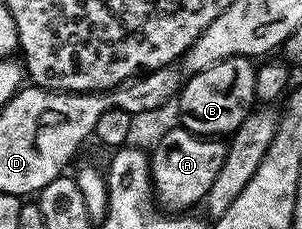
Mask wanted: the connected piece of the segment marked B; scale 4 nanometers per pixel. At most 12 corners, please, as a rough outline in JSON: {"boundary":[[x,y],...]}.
{"boundary":[[229,56],[193,73],[181,127],[226,138],[255,107],[256,64]]}

